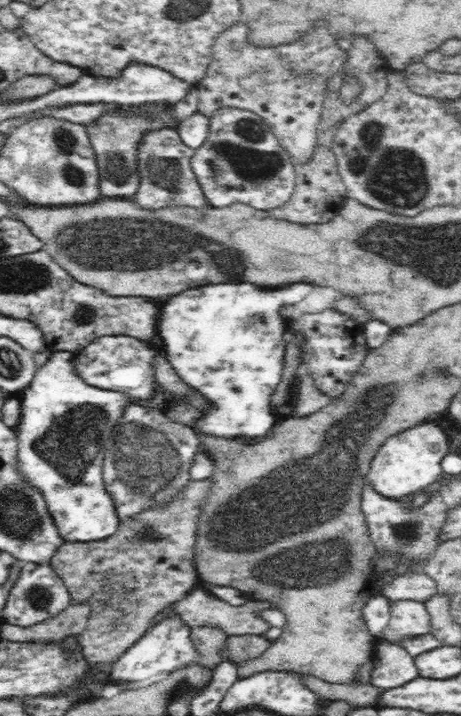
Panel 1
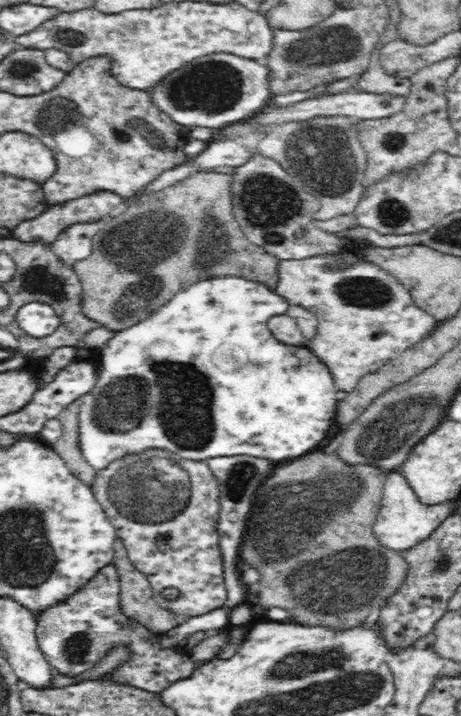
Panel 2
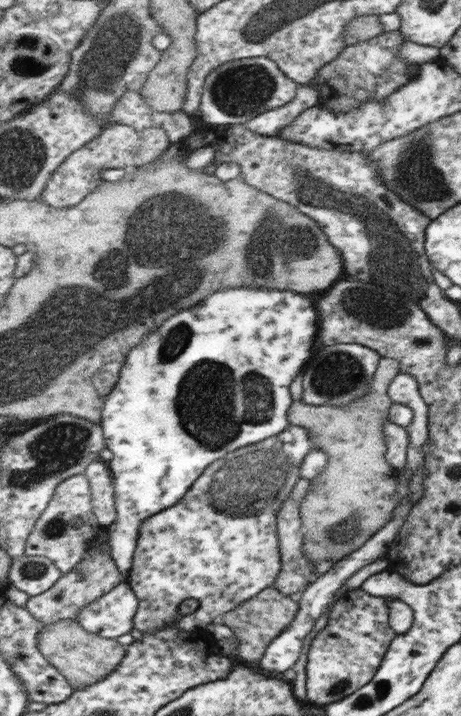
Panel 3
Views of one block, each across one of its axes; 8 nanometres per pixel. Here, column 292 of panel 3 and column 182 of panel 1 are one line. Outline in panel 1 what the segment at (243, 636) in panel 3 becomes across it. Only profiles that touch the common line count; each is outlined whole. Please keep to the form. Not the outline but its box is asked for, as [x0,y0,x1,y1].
[149,589,274,638]

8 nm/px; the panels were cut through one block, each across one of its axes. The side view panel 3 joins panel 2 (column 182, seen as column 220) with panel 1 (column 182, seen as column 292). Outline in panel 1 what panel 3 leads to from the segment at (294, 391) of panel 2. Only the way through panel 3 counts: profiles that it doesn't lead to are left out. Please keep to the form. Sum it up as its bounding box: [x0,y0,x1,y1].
[14,282,314,542]

